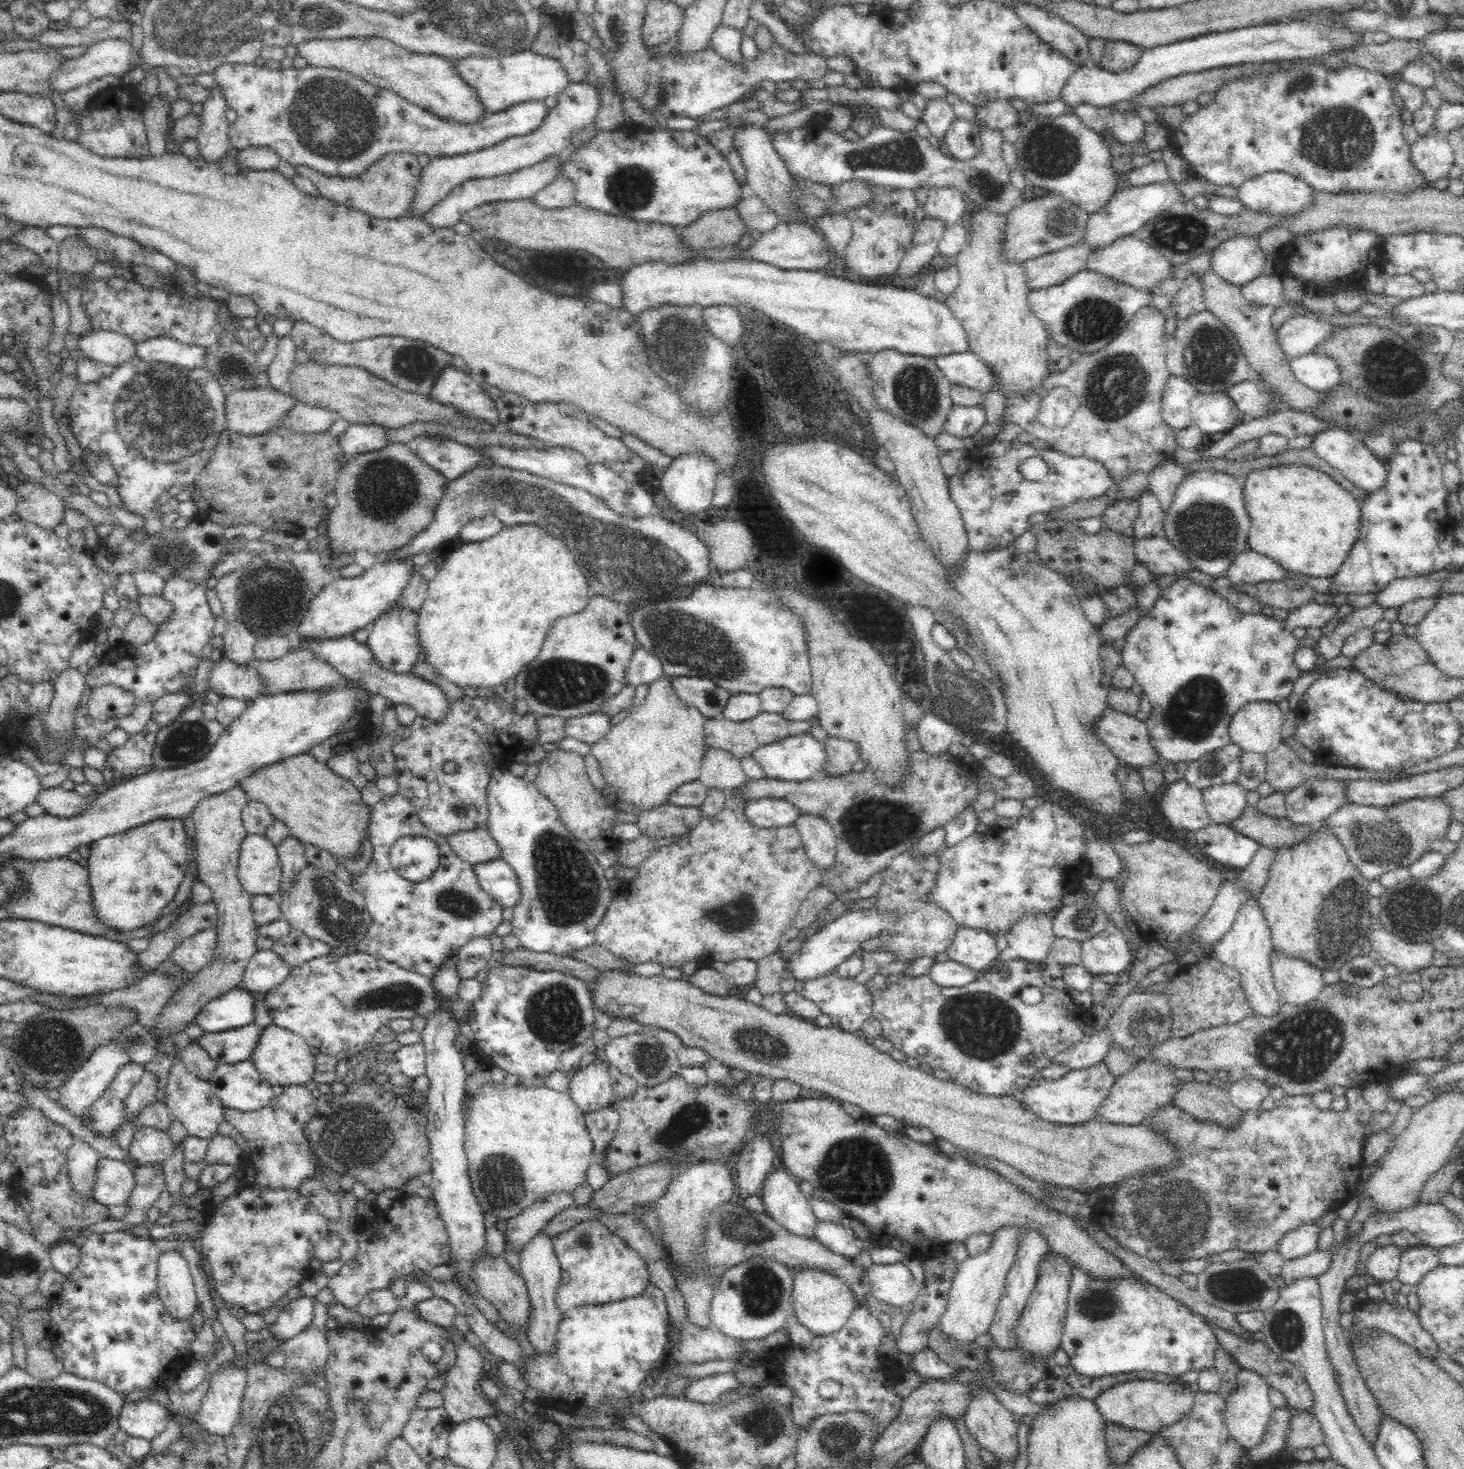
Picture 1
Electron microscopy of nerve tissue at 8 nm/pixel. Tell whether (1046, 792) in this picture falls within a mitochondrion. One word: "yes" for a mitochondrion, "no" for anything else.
no

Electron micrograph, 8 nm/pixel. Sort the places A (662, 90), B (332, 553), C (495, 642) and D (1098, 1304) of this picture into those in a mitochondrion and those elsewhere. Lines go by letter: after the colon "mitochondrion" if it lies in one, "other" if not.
A: mitochondrion
B: other
C: other
D: mitochondrion

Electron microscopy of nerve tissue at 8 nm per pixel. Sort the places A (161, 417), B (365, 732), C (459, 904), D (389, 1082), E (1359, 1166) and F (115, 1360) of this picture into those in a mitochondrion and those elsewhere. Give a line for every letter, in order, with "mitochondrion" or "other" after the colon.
A: mitochondrion
B: other
C: mitochondrion
D: other
E: other
F: other

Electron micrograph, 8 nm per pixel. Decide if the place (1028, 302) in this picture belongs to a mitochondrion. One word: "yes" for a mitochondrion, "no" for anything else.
no

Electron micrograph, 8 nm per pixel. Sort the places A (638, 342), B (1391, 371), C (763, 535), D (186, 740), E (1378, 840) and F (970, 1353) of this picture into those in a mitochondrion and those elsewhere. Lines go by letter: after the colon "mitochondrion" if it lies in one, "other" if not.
A: mitochondrion
B: mitochondrion
C: other
D: mitochondrion
E: mitochondrion
F: other

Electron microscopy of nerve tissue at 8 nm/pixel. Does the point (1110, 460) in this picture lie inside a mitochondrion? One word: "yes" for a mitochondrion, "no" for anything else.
no

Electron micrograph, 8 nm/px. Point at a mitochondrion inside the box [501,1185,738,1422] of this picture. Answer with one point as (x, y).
(582, 1240)

